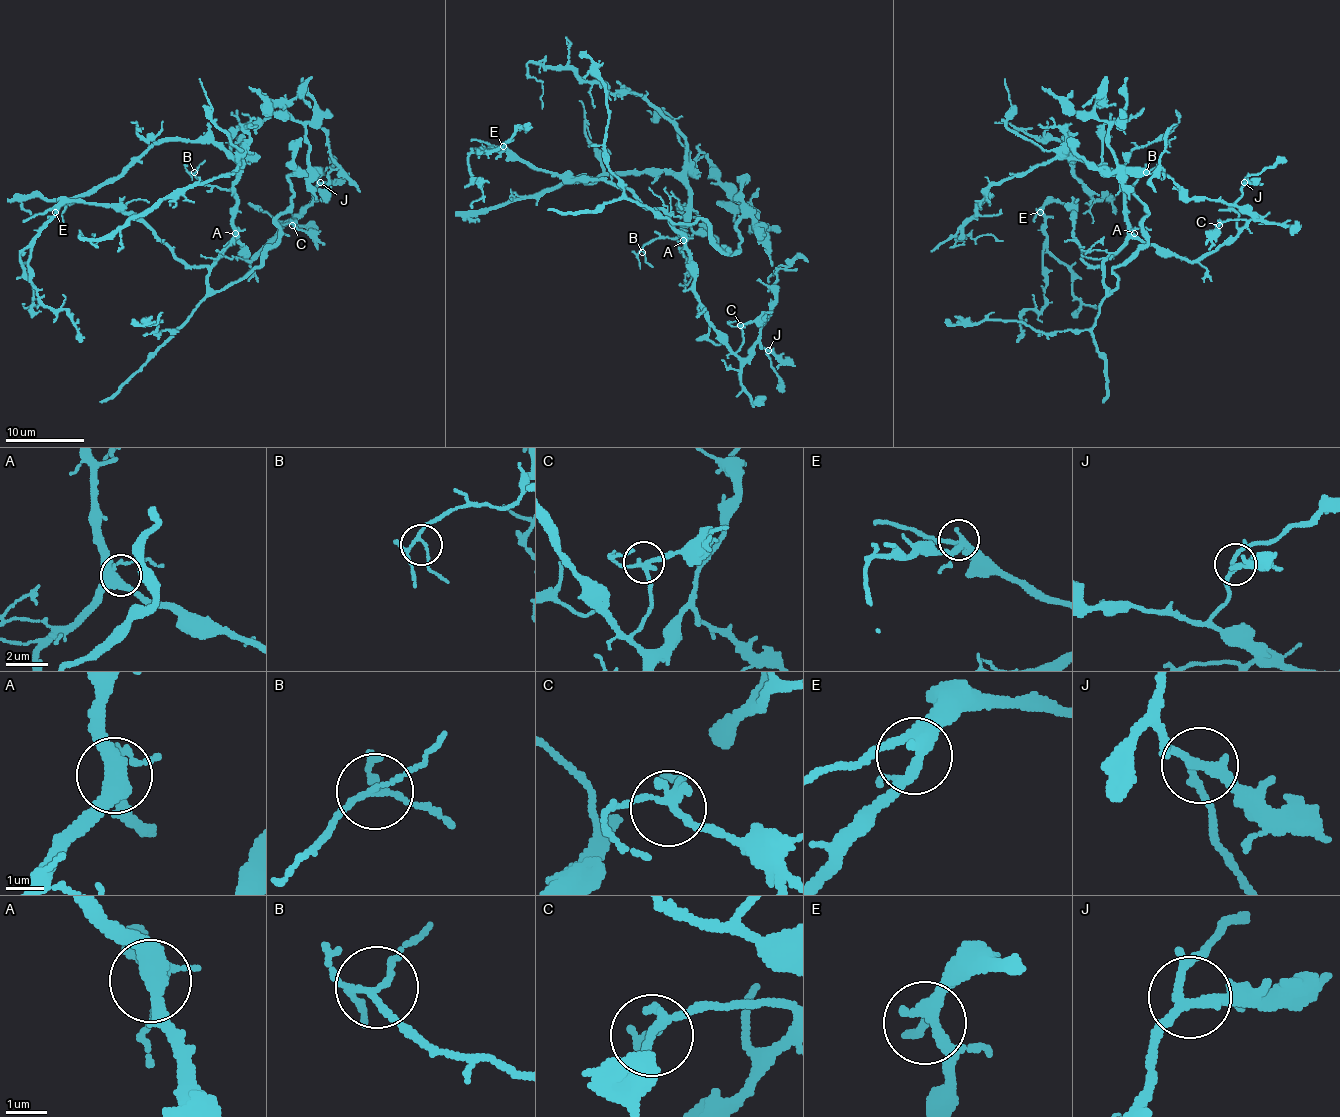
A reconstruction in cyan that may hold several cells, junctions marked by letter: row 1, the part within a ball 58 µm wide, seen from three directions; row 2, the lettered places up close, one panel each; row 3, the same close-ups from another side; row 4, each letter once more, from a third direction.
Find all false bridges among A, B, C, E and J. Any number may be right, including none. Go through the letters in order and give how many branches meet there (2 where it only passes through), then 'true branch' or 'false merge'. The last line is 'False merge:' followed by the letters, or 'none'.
A: branches 5; true branch
B: branches 4; true branch
C: branches 3; true branch
E: branches 3; true branch
J: branches 3; true branch
False merge: none

